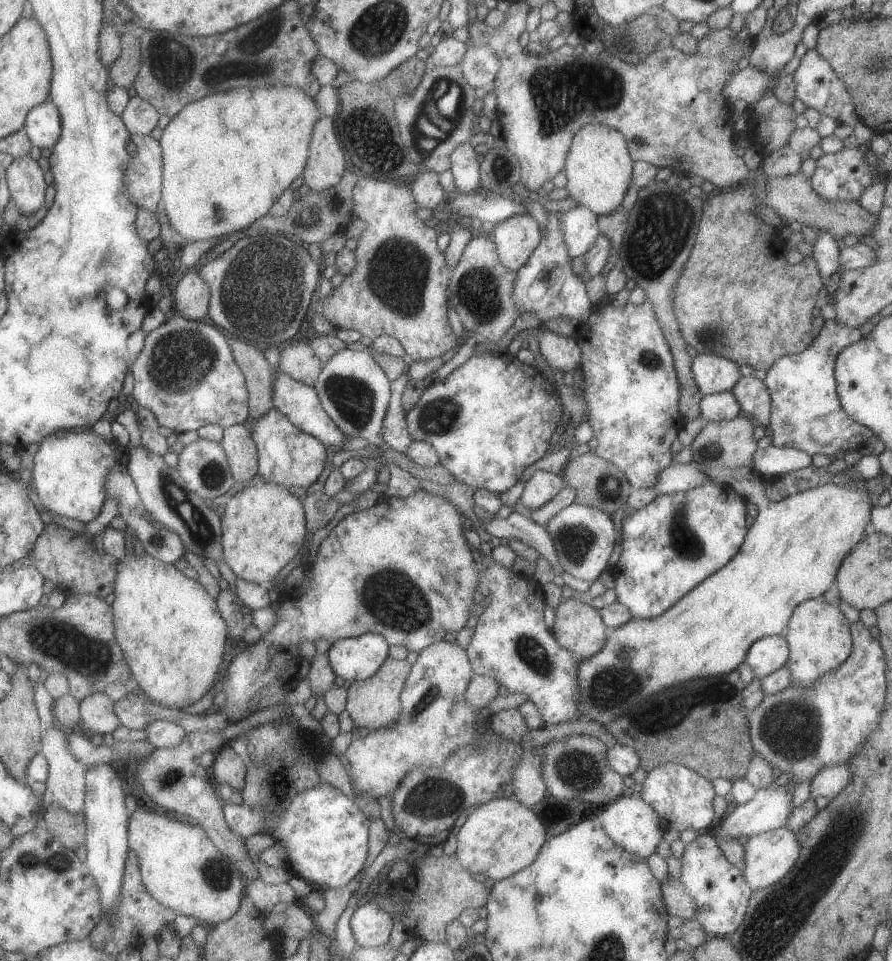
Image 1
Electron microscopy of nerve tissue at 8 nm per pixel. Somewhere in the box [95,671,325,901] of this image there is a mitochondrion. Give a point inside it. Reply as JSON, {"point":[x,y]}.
{"point":[215,874]}

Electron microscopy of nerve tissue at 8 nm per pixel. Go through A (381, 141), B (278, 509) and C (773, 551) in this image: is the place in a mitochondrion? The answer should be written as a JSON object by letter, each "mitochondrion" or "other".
{"A":"mitochondrion","B":"other","C":"other"}

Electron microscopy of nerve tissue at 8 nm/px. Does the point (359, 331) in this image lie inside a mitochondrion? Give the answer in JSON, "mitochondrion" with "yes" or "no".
{"mitochondrion":"no"}

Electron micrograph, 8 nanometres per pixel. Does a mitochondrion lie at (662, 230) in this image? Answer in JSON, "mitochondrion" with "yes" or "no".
{"mitochondrion":"yes"}

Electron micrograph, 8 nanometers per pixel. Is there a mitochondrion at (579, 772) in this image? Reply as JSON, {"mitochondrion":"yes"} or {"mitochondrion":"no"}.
{"mitochondrion":"yes"}

